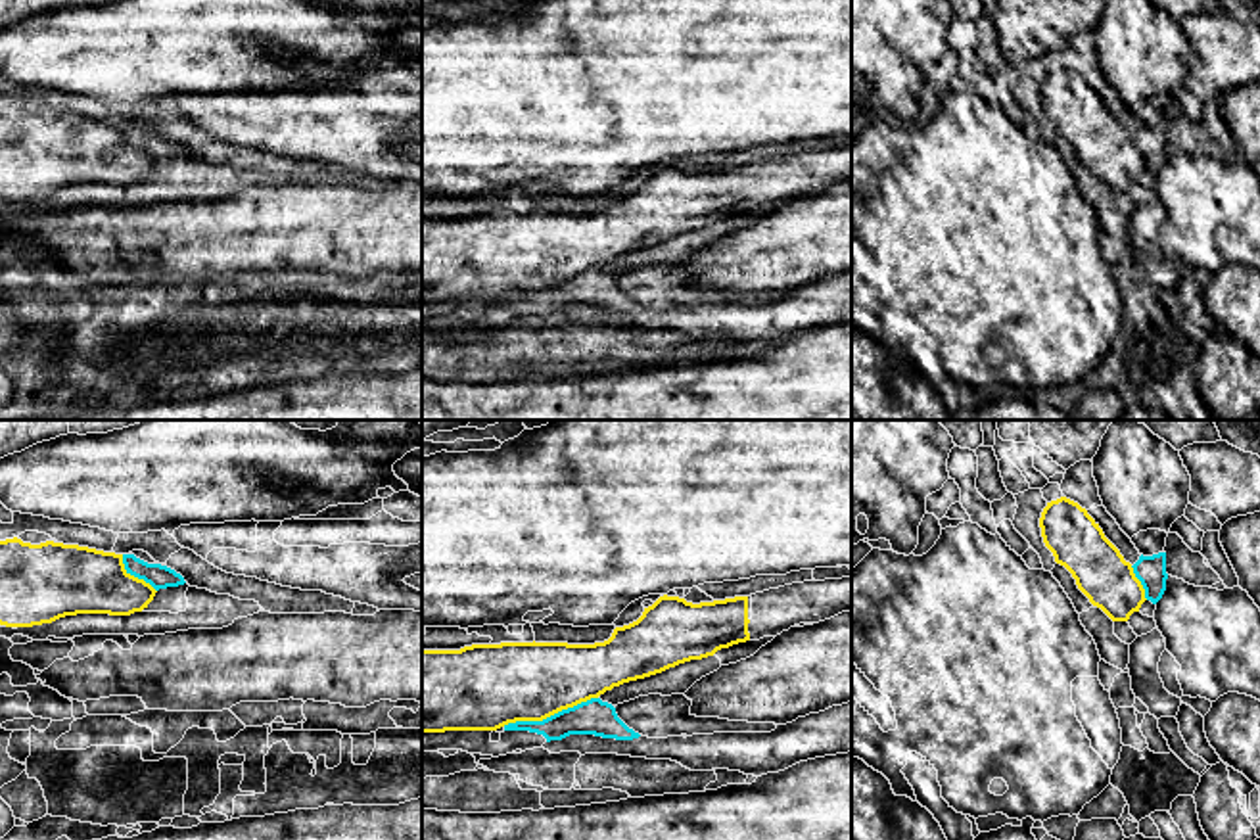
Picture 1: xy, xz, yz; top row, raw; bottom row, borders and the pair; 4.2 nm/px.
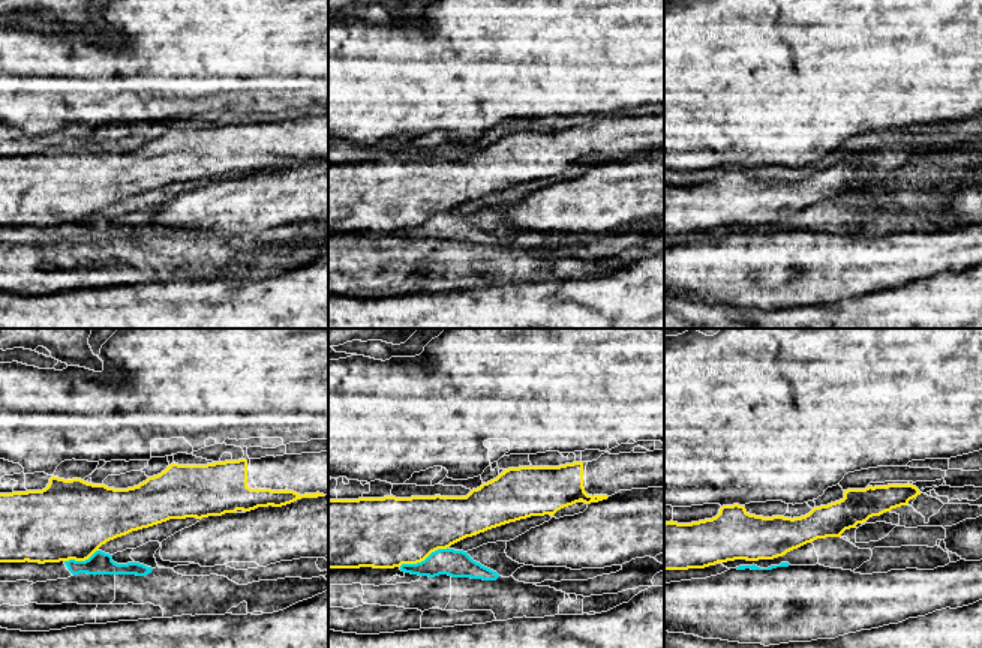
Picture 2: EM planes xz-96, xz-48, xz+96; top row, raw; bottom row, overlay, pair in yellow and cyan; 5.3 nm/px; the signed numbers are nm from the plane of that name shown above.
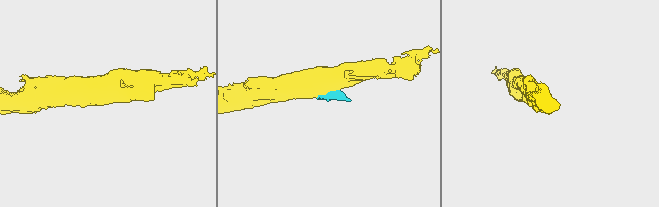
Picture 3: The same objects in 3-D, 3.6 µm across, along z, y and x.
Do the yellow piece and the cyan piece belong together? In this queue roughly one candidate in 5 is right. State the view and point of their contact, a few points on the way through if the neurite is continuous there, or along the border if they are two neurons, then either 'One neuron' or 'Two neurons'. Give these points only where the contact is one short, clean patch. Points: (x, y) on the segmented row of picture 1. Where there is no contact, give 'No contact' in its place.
Touches yellow at xz (549, 716). Boundary: xz (597, 697), (541, 720), (516, 720), (503, 725). Two neurons

